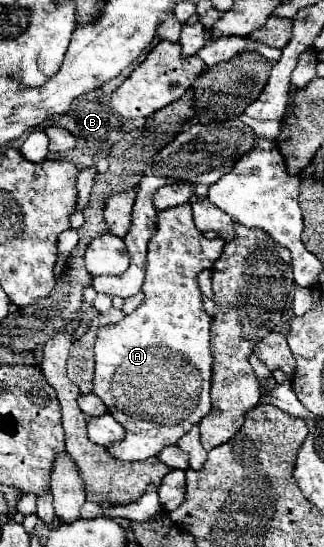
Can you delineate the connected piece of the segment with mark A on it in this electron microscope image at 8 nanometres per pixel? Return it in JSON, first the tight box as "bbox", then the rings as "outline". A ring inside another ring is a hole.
{"bbox":[93,204,223,460],"outline":[[[181,204],[181,206],[175,206],[175,208],[167,208],[167,210],[161,210],[157,214],[157,232],[155,236],[149,240],[149,252],[147,252],[147,274],[145,274],[145,284],[143,284],[143,292],[145,292],[145,300],[143,304],[129,316],[125,316],[119,324],[111,324],[111,326],[103,326],[99,332],[97,332],[97,340],[95,340],[95,376],[93,376],[93,392],[105,402],[105,406],[109,408],[109,414],[125,428],[127,436],[123,442],[119,444],[113,444],[109,446],[107,450],[119,458],[119,460],[147,460],[149,456],[157,456],[163,448],[167,446],[173,446],[177,444],[177,440],[191,430],[193,424],[197,424],[203,416],[207,416],[211,412],[211,400],[209,400],[209,388],[211,388],[211,352],[209,352],[209,324],[211,324],[211,316],[205,312],[203,308],[203,302],[201,302],[201,290],[197,286],[197,274],[205,268],[213,268],[217,256],[221,256],[223,252],[223,242],[221,238],[215,238],[215,240],[207,240],[205,234],[193,224],[193,210],[189,208],[189,204]]]}

